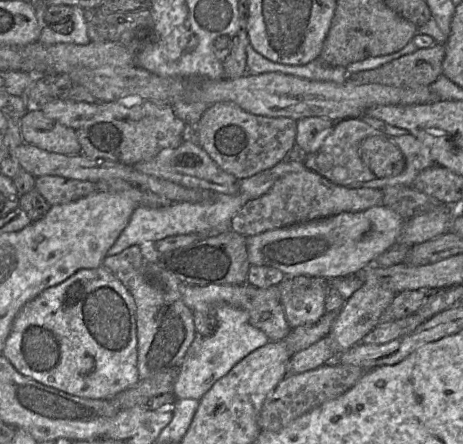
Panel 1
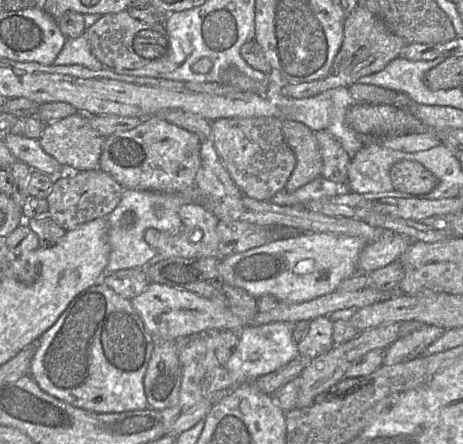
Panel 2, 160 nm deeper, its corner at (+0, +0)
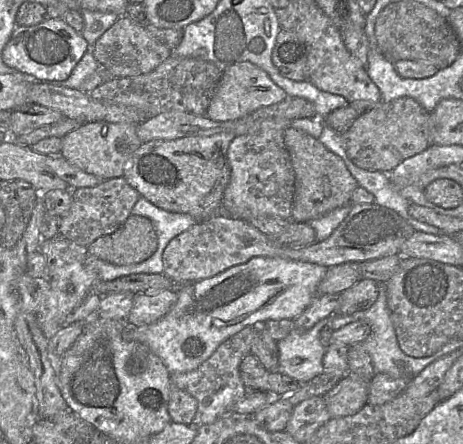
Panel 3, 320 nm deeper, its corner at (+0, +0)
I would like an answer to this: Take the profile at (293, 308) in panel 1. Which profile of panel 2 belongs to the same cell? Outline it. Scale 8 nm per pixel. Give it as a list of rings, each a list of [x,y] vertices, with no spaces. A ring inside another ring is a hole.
[[[327,316],[312,319],[307,335],[298,342],[299,355],[307,361],[328,352],[333,346],[333,323]]]

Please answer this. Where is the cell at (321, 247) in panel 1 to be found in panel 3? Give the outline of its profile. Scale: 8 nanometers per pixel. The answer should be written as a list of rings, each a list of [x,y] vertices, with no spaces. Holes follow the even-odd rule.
[[[254,257],[211,278],[183,285],[177,292],[177,301],[162,318],[145,326],[135,326],[128,322],[122,335],[126,340],[146,344],[162,360],[169,373],[191,371],[206,361],[221,343],[245,328],[256,328],[269,320],[294,321],[318,296],[318,286],[327,270],[326,267],[312,263]]]

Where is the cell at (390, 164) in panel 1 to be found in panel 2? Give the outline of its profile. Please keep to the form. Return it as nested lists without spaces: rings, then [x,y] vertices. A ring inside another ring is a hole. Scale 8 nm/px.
[[[402,159],[395,163],[390,176],[395,190],[419,197],[432,191],[438,184],[437,177],[420,163]]]

